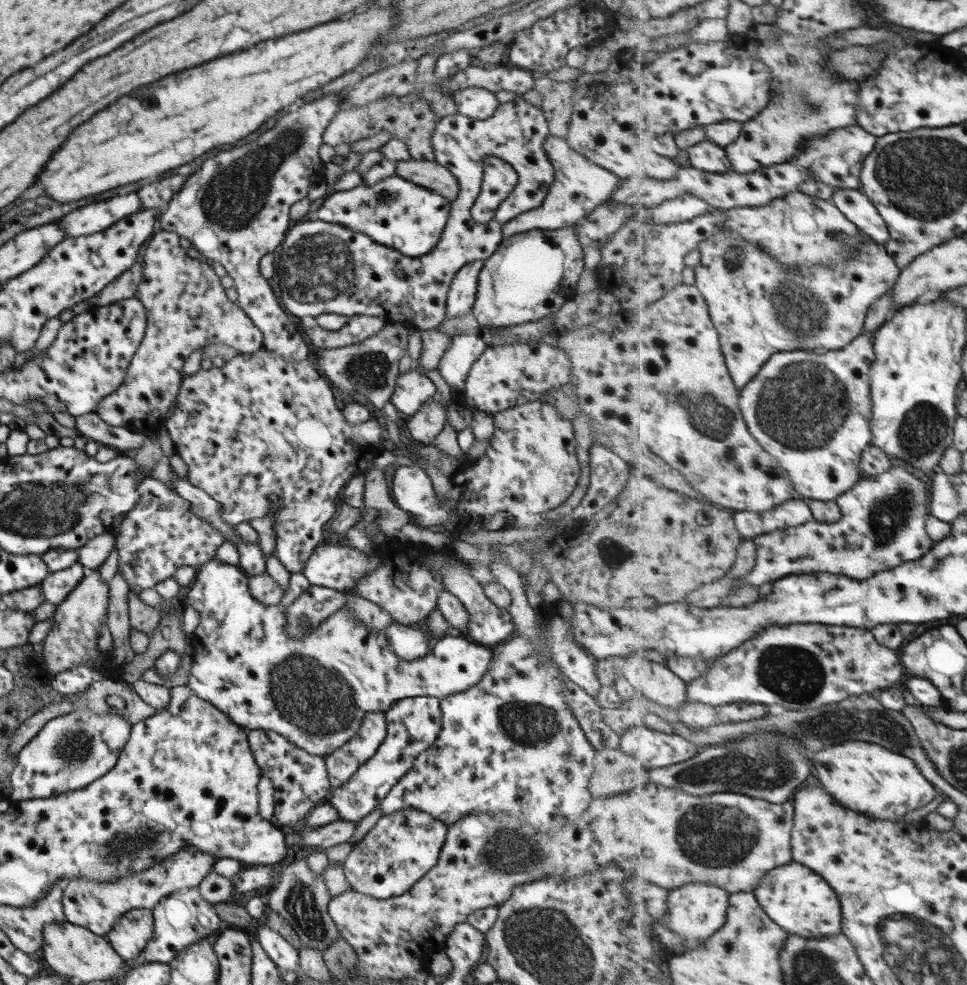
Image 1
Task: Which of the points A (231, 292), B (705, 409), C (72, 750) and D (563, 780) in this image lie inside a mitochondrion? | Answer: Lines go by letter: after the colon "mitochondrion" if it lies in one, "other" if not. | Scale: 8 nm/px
A: other
B: mitochondrion
C: mitochondrion
D: other

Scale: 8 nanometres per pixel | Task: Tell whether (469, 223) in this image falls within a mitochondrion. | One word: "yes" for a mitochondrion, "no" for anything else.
no

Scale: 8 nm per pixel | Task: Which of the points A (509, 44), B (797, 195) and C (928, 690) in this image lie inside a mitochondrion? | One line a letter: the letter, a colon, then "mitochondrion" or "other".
A: other
B: other
C: other

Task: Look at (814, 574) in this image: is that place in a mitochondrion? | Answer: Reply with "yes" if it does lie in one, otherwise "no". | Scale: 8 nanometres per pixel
no

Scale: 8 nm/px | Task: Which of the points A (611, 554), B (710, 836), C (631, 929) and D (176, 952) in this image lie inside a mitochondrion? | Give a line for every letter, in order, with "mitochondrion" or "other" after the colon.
A: mitochondrion
B: mitochondrion
C: other
D: other

